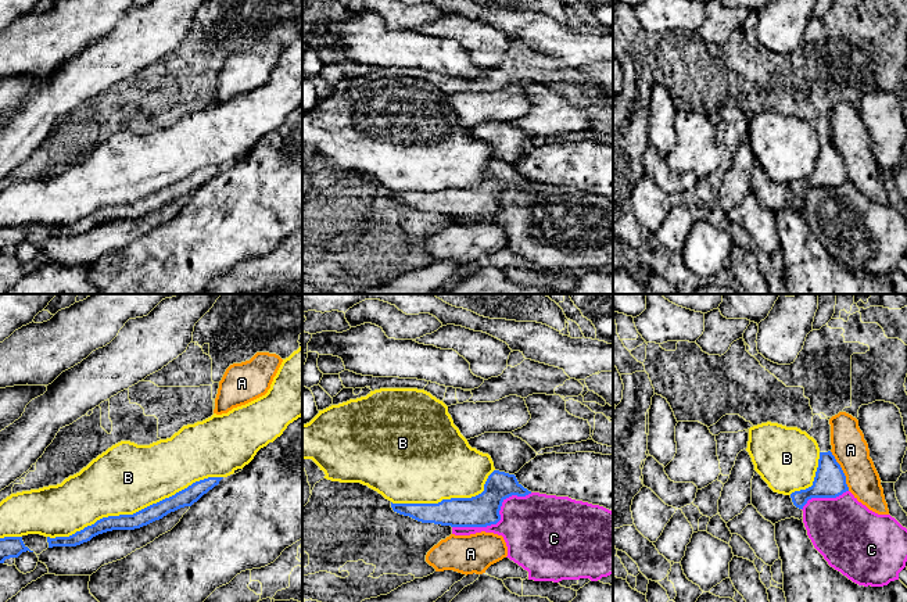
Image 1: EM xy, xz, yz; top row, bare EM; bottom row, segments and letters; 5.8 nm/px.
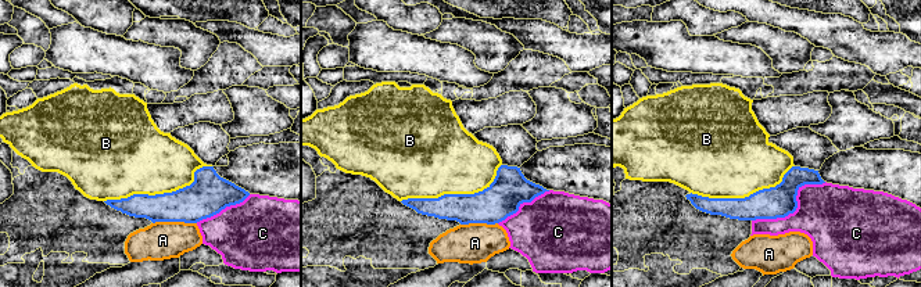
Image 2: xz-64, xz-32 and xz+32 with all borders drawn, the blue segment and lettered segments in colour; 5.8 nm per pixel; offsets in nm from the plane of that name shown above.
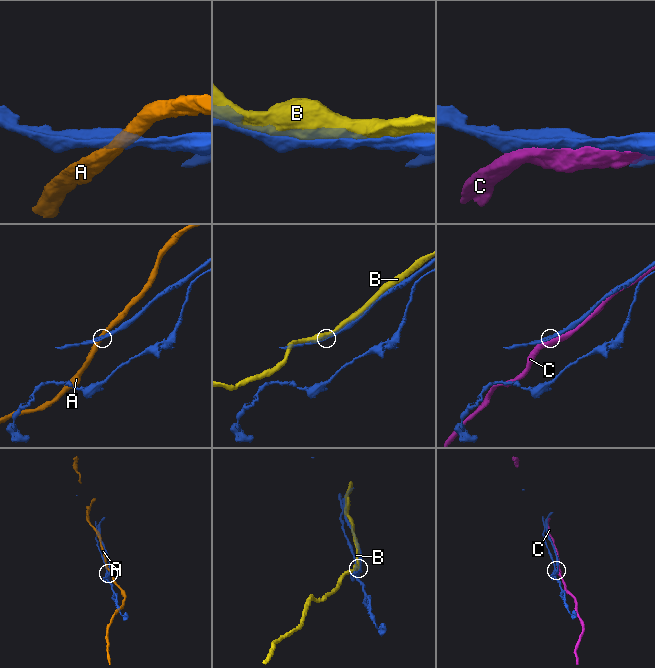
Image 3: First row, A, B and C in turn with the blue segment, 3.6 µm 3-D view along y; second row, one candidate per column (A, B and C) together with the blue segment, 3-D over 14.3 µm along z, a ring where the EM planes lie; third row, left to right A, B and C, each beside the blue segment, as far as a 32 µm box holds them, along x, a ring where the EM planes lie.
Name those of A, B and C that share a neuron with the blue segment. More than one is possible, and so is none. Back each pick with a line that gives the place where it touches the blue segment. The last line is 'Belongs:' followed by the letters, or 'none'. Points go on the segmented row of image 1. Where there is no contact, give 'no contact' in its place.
Belongs: none

